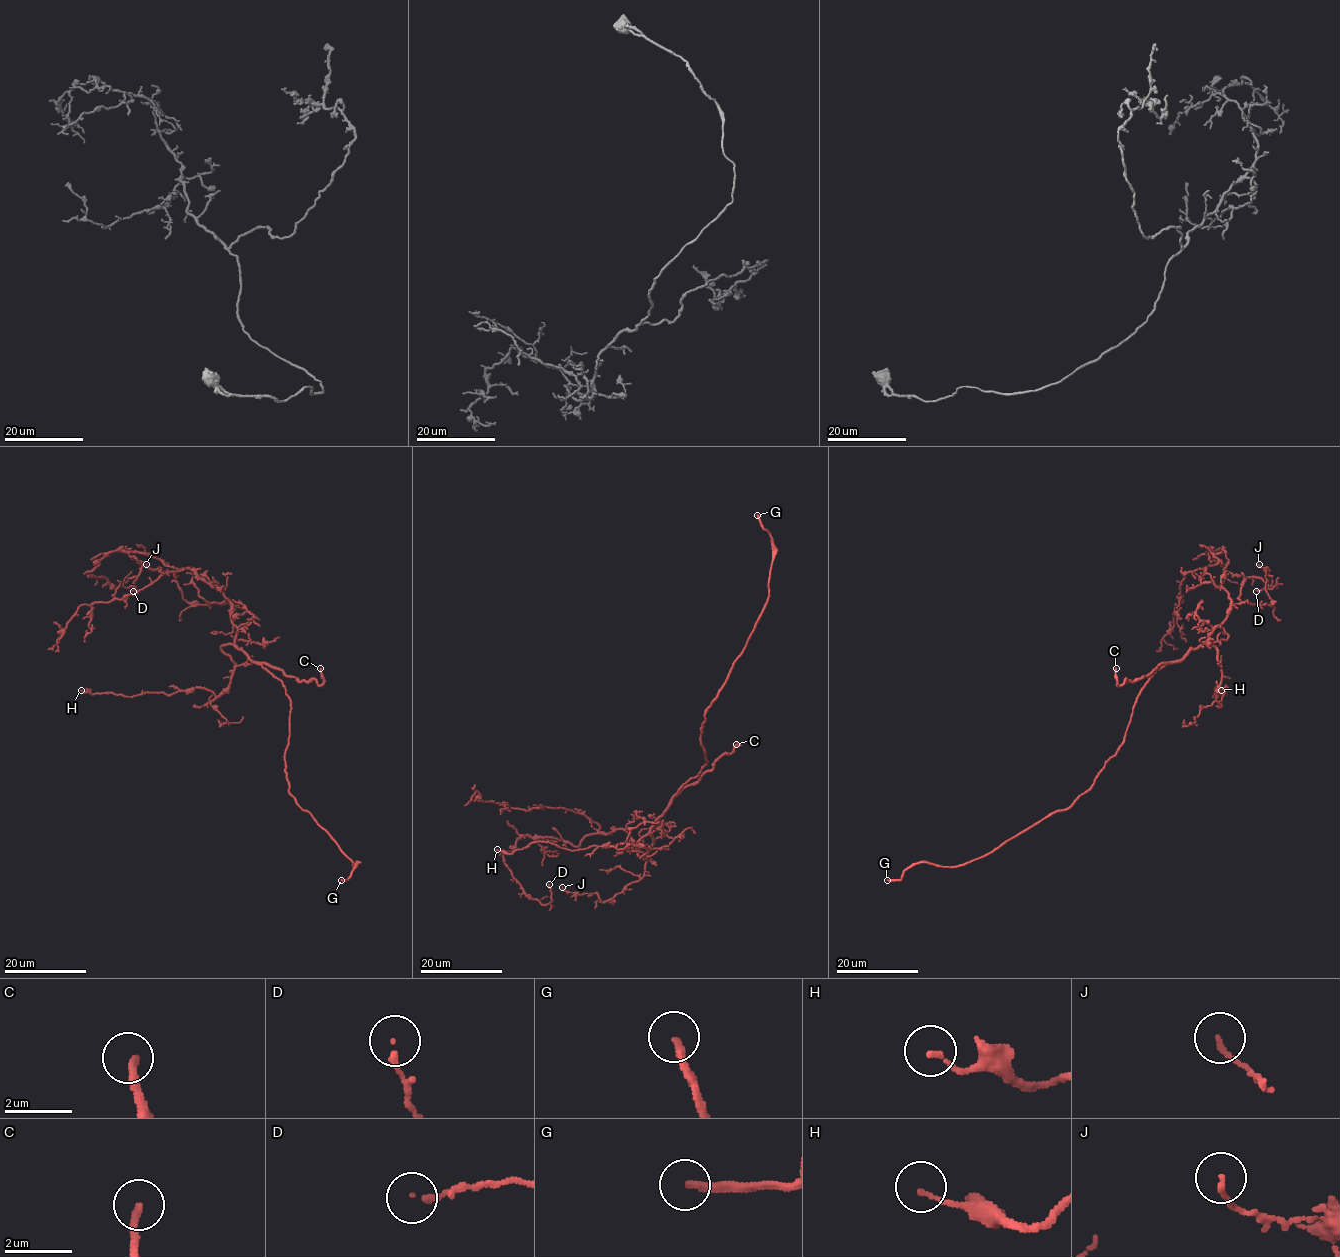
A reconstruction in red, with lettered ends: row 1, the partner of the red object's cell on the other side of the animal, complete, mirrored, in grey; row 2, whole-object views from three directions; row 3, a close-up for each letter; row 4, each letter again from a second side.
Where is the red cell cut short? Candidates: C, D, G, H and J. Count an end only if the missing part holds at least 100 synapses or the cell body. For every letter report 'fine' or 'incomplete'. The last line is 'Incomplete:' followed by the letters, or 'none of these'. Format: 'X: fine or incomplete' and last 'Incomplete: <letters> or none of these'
C: incomplete
D: fine
G: incomplete
H: fine
J: fine
Incomplete: C, G

